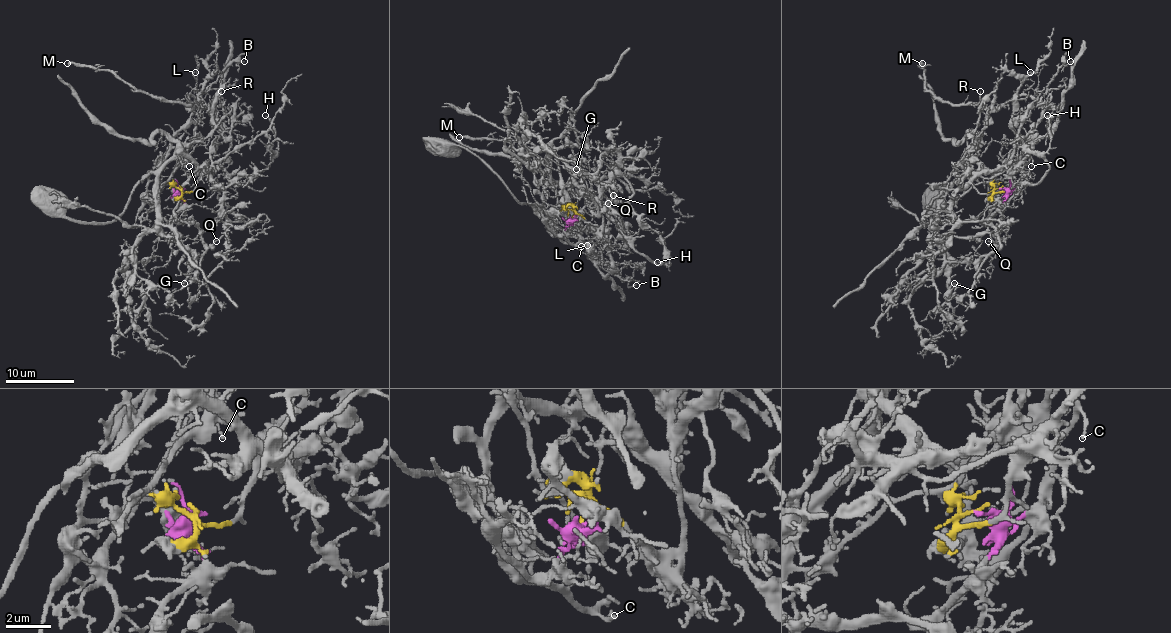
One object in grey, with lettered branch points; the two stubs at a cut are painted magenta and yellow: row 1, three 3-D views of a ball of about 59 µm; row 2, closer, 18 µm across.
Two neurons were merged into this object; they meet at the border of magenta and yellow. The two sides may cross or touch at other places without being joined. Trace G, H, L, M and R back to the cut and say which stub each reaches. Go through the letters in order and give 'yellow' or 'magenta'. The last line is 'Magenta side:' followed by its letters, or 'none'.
G: magenta
H: magenta
L: yellow
M: yellow
R: magenta
Magenta side: G, H, R

